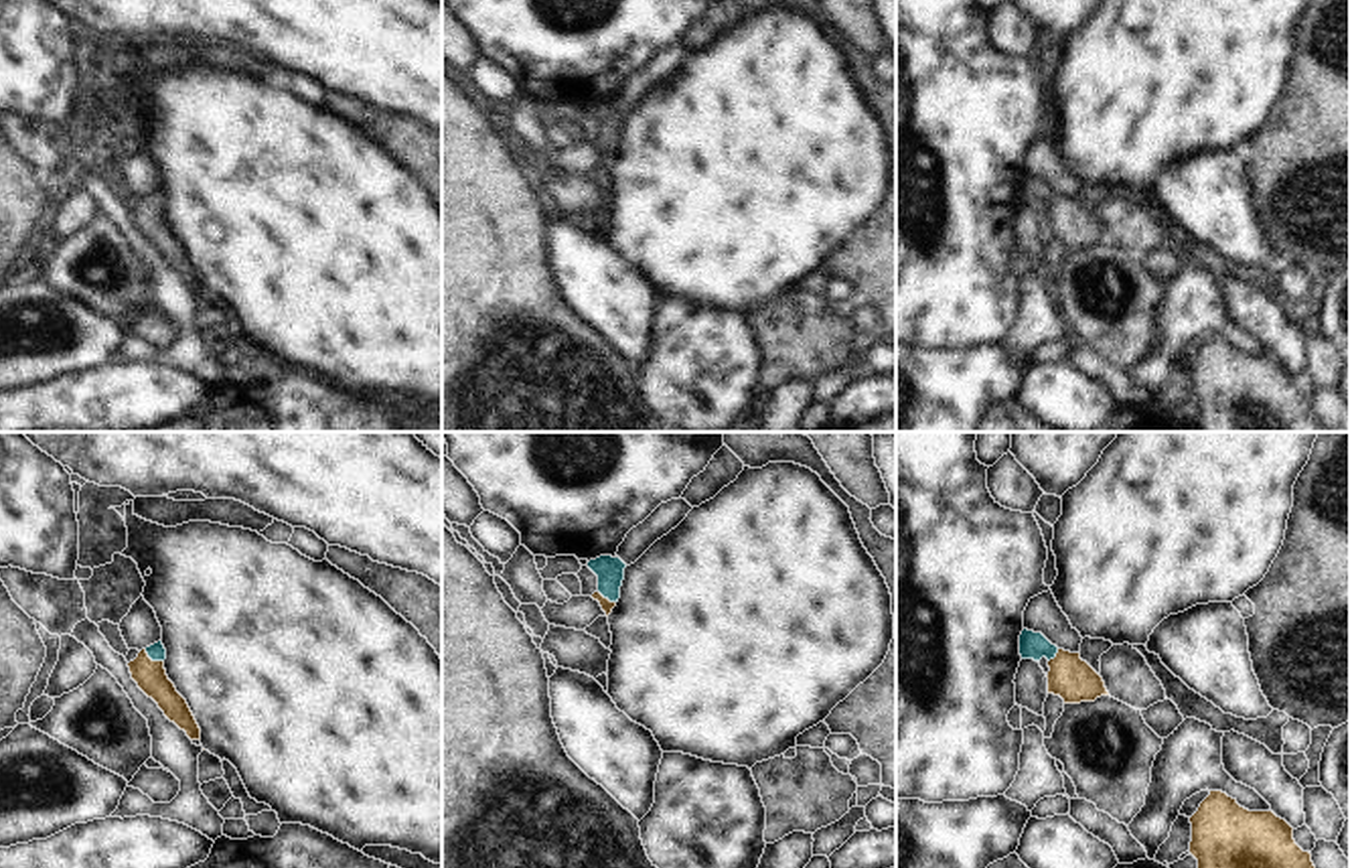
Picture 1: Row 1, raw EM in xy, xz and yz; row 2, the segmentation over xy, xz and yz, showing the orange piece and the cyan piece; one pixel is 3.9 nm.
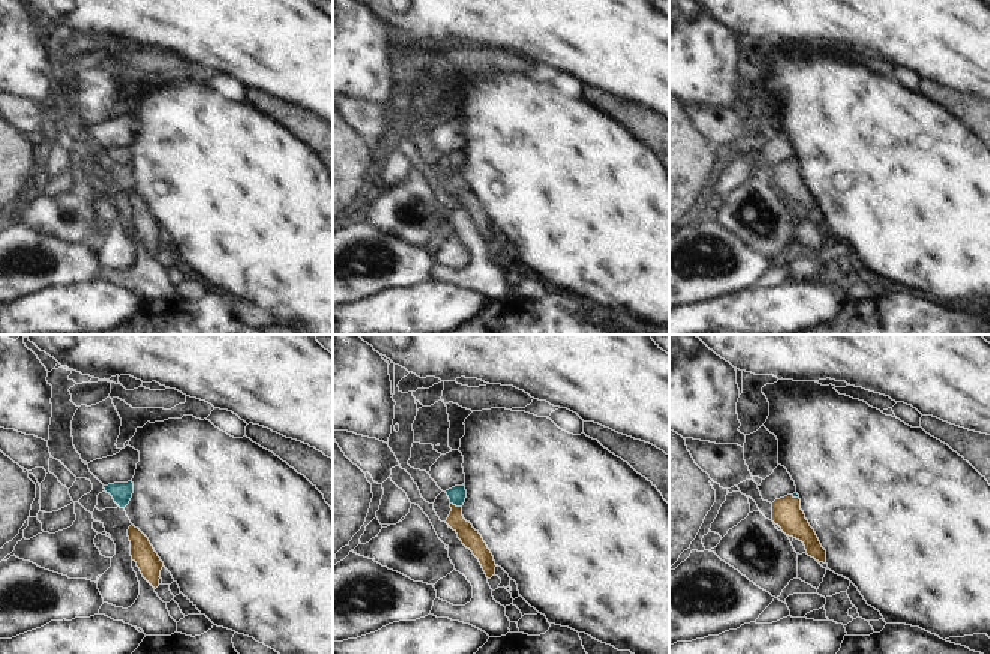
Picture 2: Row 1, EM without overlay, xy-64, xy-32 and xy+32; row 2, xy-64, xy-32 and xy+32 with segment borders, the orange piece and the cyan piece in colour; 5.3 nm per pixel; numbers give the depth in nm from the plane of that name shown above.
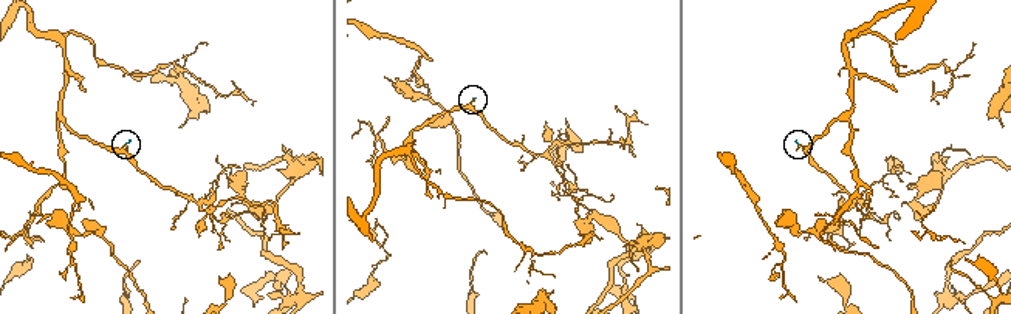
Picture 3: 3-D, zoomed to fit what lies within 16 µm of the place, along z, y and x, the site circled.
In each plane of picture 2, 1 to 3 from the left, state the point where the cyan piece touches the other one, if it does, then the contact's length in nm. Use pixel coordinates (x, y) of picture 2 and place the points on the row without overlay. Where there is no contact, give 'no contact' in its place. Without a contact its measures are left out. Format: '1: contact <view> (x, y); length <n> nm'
1: no contact
2: contact xy-32 (455, 170); length 70 nm
3: contact xy+32 (795, 162); length 40 nm

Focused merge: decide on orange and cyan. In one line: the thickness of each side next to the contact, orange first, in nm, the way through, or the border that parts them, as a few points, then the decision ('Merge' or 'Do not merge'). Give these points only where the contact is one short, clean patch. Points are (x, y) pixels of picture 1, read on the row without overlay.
Thickness 130 nm (orange) against 70 nm. Path across: xy (151, 222), (151, 205), (157, 197). Merge

